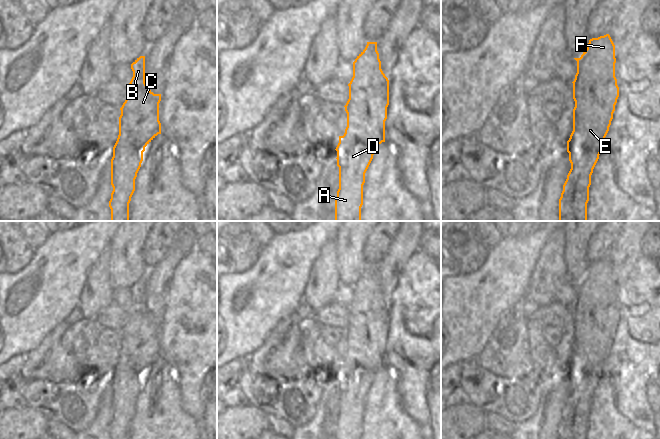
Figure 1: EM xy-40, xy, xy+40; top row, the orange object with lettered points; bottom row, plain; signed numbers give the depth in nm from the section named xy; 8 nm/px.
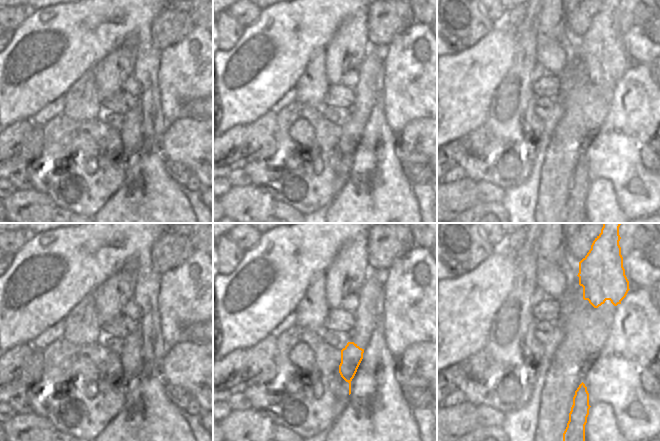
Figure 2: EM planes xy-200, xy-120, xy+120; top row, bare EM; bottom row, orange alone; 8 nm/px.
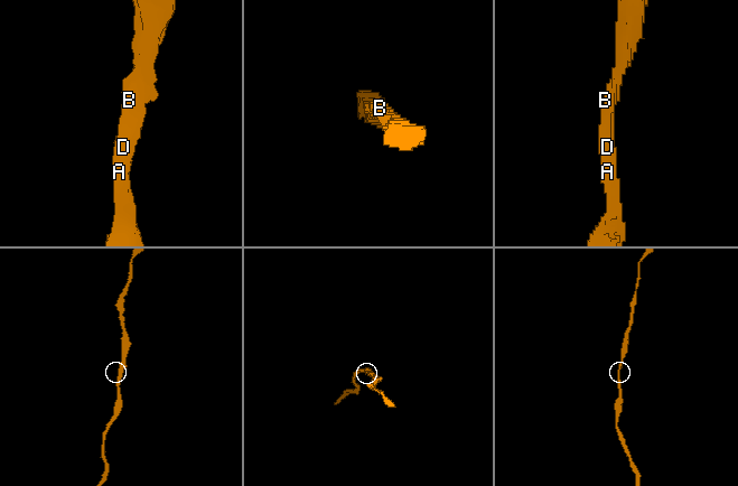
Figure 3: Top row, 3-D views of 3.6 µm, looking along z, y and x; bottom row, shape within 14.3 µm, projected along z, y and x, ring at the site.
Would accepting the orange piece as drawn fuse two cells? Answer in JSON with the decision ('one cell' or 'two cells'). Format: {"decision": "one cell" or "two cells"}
{"decision": "one cell"}

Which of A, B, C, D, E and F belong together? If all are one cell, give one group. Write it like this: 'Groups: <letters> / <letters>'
Groups: A B C D E F

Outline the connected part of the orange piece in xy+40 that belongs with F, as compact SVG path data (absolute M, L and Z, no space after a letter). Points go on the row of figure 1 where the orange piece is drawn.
M609 34L589 40L587 49L577 61L577 73L573 83L573 131L567 141L571 169L563 185L559 199L559 221L587 221L587 203L591 175L603 152L603 143L609 131L619 87L615 77L615 45Z

